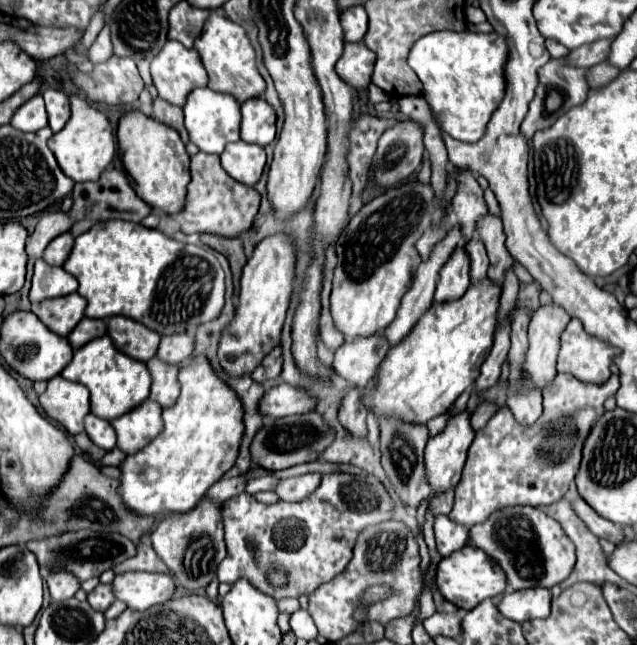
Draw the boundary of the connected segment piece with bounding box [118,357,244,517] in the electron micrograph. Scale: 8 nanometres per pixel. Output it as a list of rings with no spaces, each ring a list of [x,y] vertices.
[[[196,357],[190,363],[180,367],[178,373],[180,381],[180,397],[172,407],[162,411],[164,431],[144,449],[128,455],[118,467],[122,471],[118,495],[126,509],[138,517],[156,517],[160,513],[188,513],[194,505],[206,495],[206,491],[222,479],[222,475],[234,465],[240,439],[244,433],[242,425],[242,405],[236,393],[220,381],[210,363],[204,357]]]

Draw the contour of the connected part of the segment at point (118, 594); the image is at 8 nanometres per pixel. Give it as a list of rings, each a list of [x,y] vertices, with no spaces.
[[[130,571],[114,577],[112,591],[116,599],[128,605],[128,609],[144,611],[152,605],[168,601],[176,591],[176,585],[172,577],[162,573]]]

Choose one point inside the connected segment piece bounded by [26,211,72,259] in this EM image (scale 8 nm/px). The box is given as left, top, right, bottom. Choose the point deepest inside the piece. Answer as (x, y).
(51, 225)

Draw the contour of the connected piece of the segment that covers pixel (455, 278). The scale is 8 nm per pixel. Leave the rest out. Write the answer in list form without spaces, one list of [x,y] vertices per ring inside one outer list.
[[[458,247],[456,253],[452,253],[452,257],[448,259],[448,263],[444,265],[444,269],[440,273],[434,303],[456,301],[458,297],[462,297],[466,293],[466,289],[470,287],[468,273],[470,273],[470,259],[464,253],[464,249]]]

